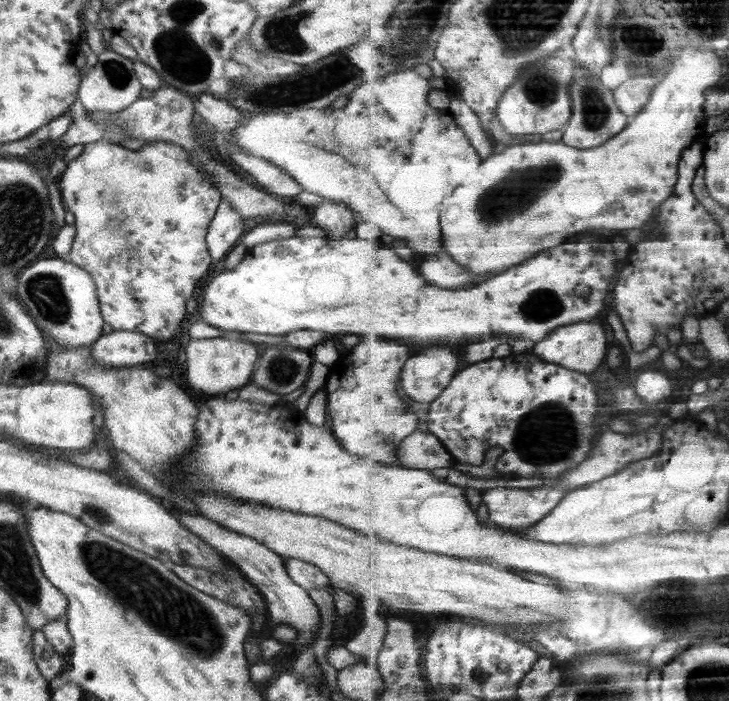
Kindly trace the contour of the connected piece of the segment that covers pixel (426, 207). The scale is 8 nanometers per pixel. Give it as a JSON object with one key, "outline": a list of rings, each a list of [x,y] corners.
{"outline":[[[415,69],[392,73],[378,82],[370,80],[360,84],[340,110],[303,108],[287,113],[244,114],[231,142],[284,170],[303,191],[346,204],[362,216],[361,222],[378,222],[390,236],[408,238],[414,250],[438,255],[445,248],[440,206],[446,196],[452,196],[454,190],[482,166],[484,158],[453,114],[430,106],[428,98],[432,90],[434,85],[430,79],[420,76]]]}

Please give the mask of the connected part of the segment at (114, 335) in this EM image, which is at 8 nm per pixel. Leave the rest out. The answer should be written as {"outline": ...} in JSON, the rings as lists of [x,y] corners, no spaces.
{"outline":[[[116,330],[109,334],[102,334],[91,347],[91,358],[96,365],[108,368],[122,368],[142,366],[144,362],[152,362],[156,358],[156,339],[141,332]]]}

